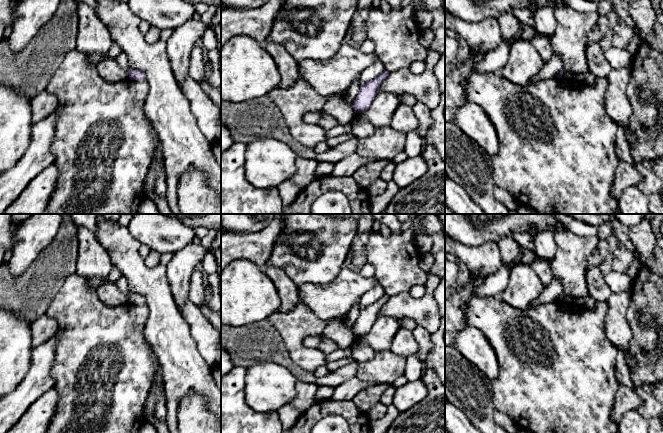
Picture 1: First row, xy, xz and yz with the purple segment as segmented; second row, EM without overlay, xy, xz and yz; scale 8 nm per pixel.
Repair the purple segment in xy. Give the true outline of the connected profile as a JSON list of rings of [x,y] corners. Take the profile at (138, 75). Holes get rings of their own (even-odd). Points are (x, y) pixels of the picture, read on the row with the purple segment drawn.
[[[129,69],[128,75],[129,75],[129,79],[131,79],[131,80],[136,80],[136,81],[146,80],[146,75],[141,70]]]

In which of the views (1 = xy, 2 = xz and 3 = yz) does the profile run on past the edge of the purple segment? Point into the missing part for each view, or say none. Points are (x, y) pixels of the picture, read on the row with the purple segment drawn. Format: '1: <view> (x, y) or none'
1: none
2: none
3: none

